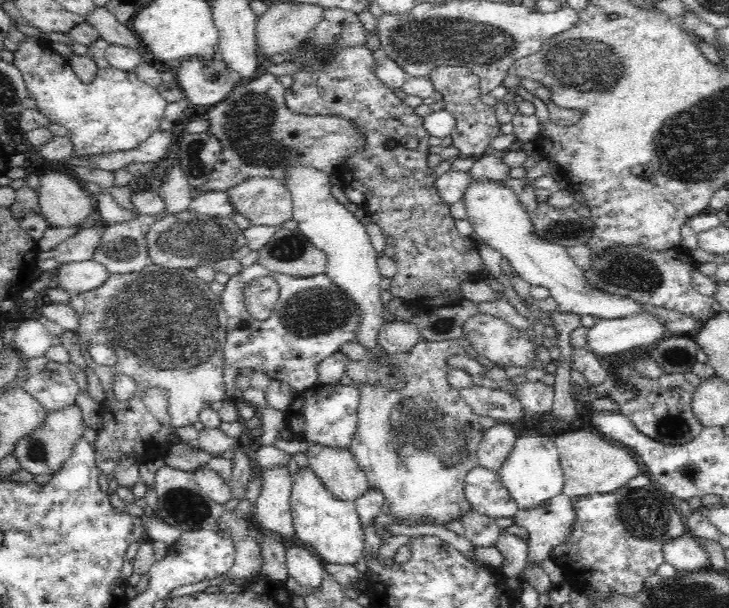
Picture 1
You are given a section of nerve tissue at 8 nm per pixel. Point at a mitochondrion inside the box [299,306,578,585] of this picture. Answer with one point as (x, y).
(418, 431)

